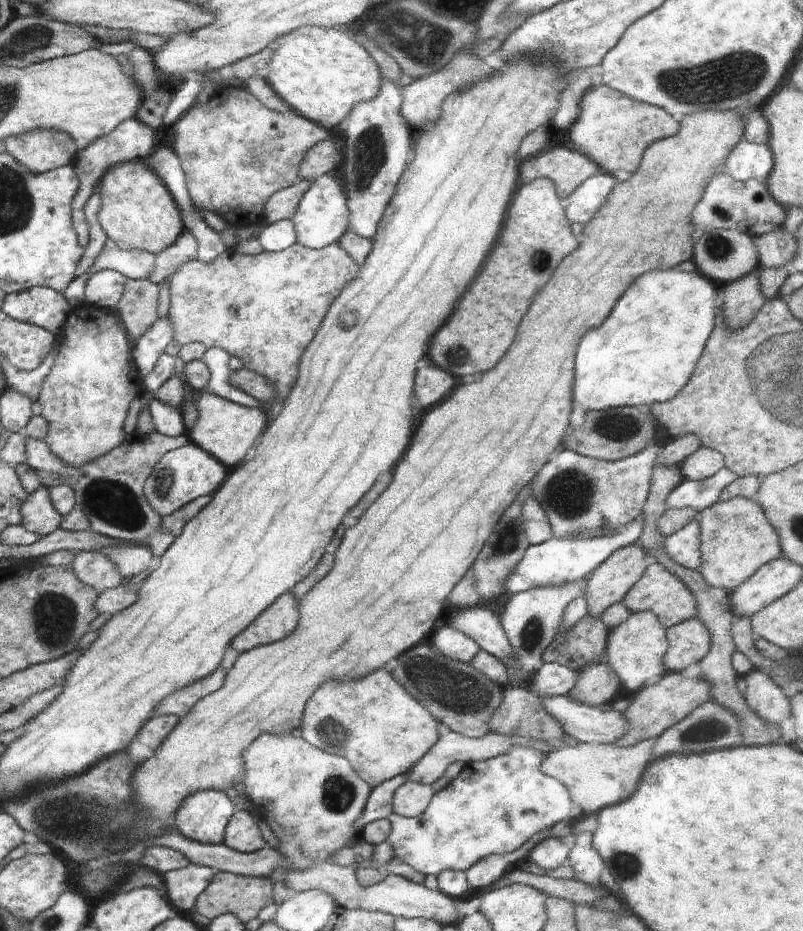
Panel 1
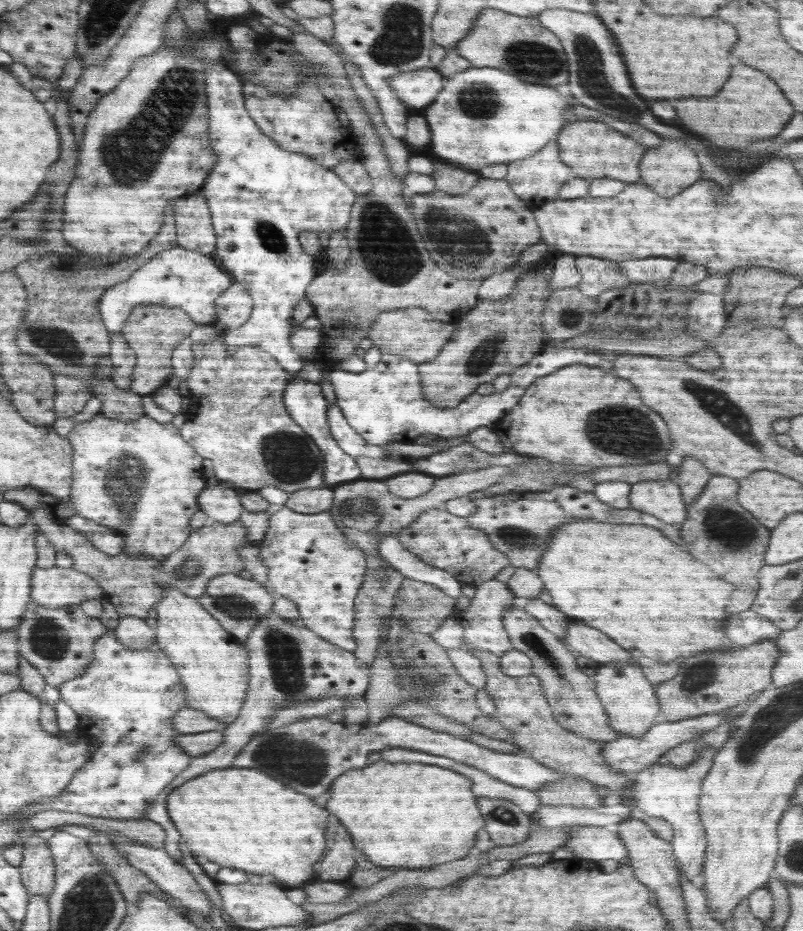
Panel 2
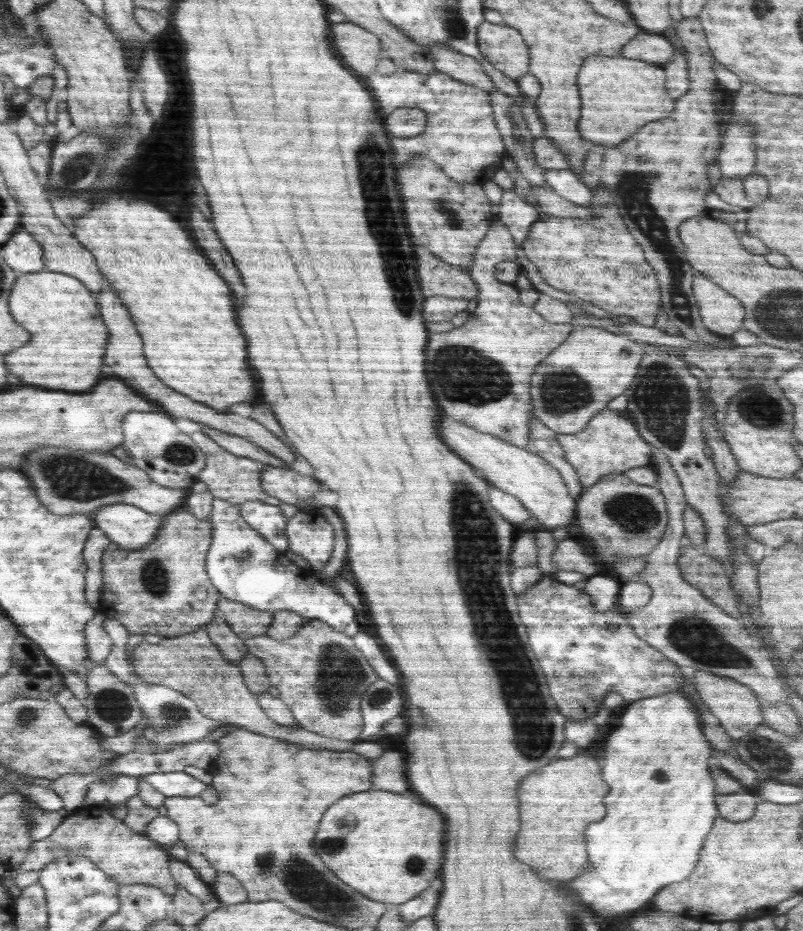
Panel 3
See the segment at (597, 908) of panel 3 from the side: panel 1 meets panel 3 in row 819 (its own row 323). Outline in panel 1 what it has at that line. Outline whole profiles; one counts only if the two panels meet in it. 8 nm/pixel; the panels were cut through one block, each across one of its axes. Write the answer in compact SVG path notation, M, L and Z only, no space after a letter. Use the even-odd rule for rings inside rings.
M656 270L646 276L638 276L634 284L614 306L606 322L584 336L576 352L576 382L574 404L584 410L600 410L610 406L626 406L648 409L654 403L671 400L690 380L695 372L698 358L712 336L719 314L720 292L712 280L700 272Z

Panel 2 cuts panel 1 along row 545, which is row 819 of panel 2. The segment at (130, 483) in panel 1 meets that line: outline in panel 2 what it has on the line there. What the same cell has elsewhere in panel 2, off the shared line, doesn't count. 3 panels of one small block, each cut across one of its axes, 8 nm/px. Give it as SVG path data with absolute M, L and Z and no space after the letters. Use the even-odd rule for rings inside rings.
M272 610L268 611L266 616L262 617L262 620L258 621L258 625L252 627L250 636L246 639L245 648L249 652L250 682L248 682L246 700L240 714L238 714L236 720L234 720L232 724L229 724L221 731L222 736L224 736L222 737L222 743L208 754L192 757L187 768L181 774L178 774L178 777L174 778L174 781L169 786L166 786L166 789L158 794L152 805L148 807L148 811L146 811L143 818L143 820L150 820L164 827L164 831L166 831L165 850L167 851L168 856L171 856L178 863L182 863L184 854L178 846L181 842L180 833L178 833L168 815L166 798L170 792L178 789L180 786L183 786L186 782L189 782L194 778L199 778L214 770L229 768L246 744L250 742L251 736L260 731L266 723L270 722L270 719L274 717L276 711L286 708L286 705L308 701L308 699L314 699L316 697L328 697L330 695L338 696L344 694L362 697L369 685L370 670L361 665L362 662L360 662L359 658L354 655L353 652L344 650L343 648L330 643L330 641L327 641L325 638L319 637L318 634L308 629L308 627L300 621L296 623L286 621L284 617L280 617L278 613Z

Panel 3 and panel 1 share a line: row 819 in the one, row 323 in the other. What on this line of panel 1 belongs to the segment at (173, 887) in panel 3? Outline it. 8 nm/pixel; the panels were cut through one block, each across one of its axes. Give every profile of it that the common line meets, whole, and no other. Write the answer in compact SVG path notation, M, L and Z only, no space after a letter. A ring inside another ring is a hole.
M72 311L57 341L58 344L60 340L64 342L58 346L60 352L56 356L50 374L44 380L37 399L37 402L42 405L42 419L49 424L49 435L45 439L49 444L49 450L68 465L75 466L84 465L110 453L126 440L122 422L126 418L126 410L130 402L140 392L144 379L143 376L136 374L130 356L129 340L126 340L126 334L116 326L112 314L108 316L108 332L94 332L88 336L86 330L88 330L87 323L77 318Z

